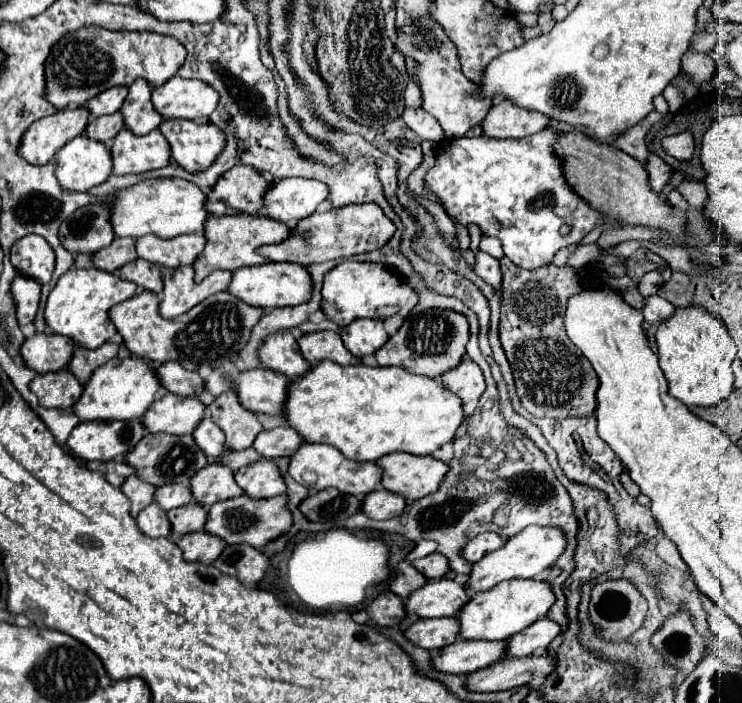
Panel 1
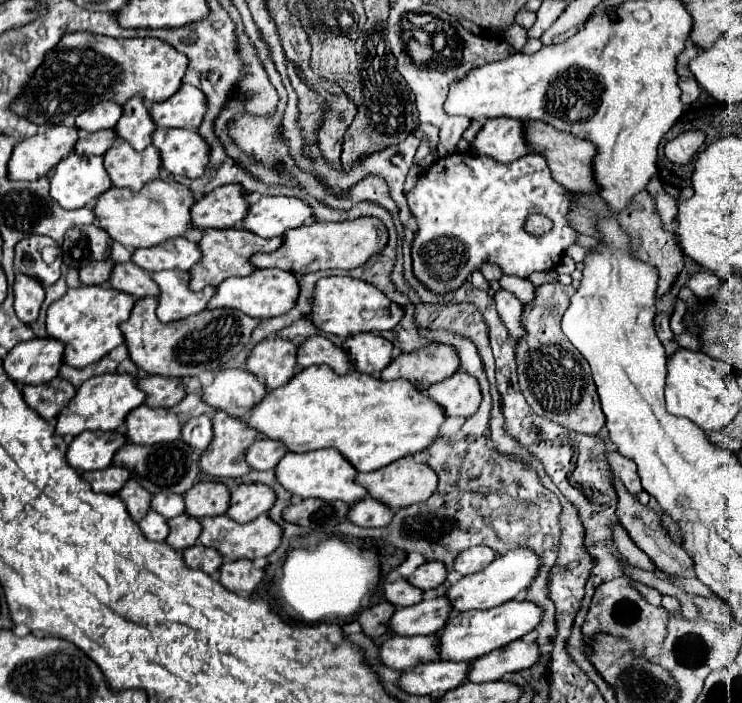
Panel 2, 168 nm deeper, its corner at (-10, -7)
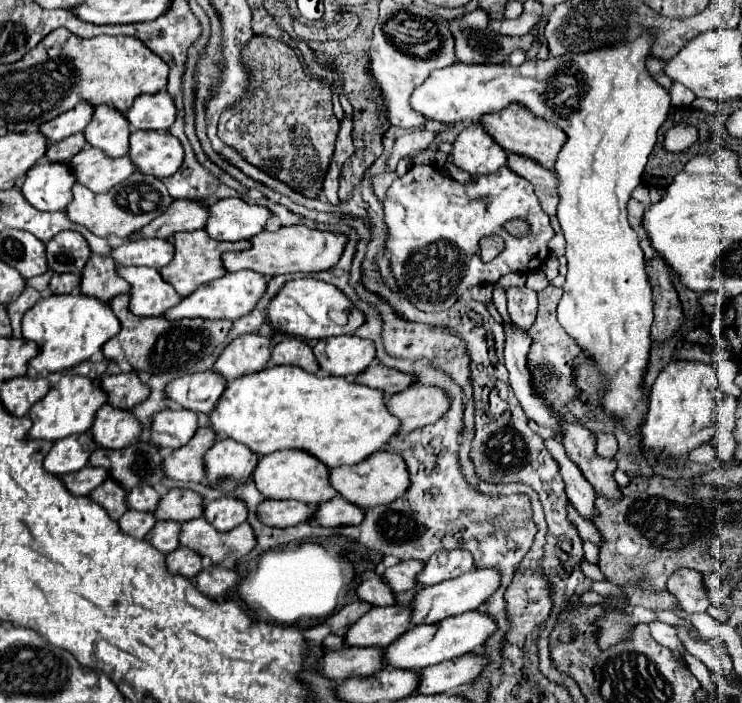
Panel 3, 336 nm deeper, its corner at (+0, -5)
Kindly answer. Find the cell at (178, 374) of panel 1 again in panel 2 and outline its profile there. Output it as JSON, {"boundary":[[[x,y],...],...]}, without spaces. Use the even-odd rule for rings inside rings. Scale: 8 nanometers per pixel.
{"boundary":[[[143,376],[139,378],[139,388],[147,392],[147,402],[171,402],[171,404],[149,404],[153,408],[173,408],[185,396],[185,388],[181,388],[179,378],[165,378],[165,376]]]}

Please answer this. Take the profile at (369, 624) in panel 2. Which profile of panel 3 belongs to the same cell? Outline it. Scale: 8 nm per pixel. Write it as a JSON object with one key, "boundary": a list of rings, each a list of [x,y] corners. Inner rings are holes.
{"boundary":[[[351,602],[351,604],[345,604],[339,612],[331,614],[325,624],[331,628],[331,634],[337,634],[337,636],[343,636],[347,632],[349,626],[353,626],[363,614],[367,614],[371,610],[371,606],[367,602]]]}

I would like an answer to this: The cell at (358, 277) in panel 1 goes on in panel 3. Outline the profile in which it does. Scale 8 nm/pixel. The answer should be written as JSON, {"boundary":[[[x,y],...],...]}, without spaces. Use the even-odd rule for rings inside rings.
{"boundary":[[[299,278],[283,284],[277,296],[271,298],[267,322],[281,334],[293,334],[305,340],[321,340],[345,334],[339,330],[349,330],[349,334],[353,334],[363,324],[363,314],[351,306],[349,298],[333,284],[321,282],[317,278]]]}

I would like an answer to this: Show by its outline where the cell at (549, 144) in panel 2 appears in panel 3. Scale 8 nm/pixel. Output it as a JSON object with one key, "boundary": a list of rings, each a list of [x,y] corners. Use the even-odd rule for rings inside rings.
{"boundary":[[[507,106],[501,112],[485,114],[485,118],[481,118],[481,124],[483,124],[483,130],[487,130],[489,136],[499,146],[503,146],[503,150],[529,156],[549,170],[553,170],[557,154],[565,142],[565,132],[559,126],[553,126],[553,122],[545,122],[543,118],[533,116],[533,112],[525,110],[525,106]]]}

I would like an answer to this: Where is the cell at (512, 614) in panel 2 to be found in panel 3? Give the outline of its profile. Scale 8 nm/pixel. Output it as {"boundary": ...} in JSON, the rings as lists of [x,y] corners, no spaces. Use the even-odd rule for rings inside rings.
{"boundary":[[[475,610],[445,618],[437,624],[419,624],[409,628],[405,634],[401,634],[401,638],[391,642],[383,650],[383,664],[417,672],[417,670],[423,670],[425,666],[433,666],[443,660],[453,660],[469,652],[477,652],[485,644],[487,636],[493,634],[495,630],[497,630],[497,624],[487,614],[475,612]]]}

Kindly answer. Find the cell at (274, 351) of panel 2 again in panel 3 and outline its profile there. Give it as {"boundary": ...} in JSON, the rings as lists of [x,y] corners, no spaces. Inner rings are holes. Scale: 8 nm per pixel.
{"boundary":[[[245,334],[241,338],[235,338],[219,354],[213,368],[227,382],[231,382],[243,374],[263,370],[269,358],[271,358],[271,340],[259,334]]]}

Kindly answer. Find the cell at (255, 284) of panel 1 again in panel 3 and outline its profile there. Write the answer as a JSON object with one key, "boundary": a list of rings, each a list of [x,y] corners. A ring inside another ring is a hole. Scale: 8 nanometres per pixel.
{"boundary":[[[239,270],[225,274],[213,282],[207,282],[199,286],[195,292],[185,296],[173,310],[167,310],[163,316],[169,320],[181,320],[181,318],[205,318],[205,320],[237,320],[245,316],[253,306],[259,302],[267,286],[267,278],[263,274],[257,274],[253,270]]]}

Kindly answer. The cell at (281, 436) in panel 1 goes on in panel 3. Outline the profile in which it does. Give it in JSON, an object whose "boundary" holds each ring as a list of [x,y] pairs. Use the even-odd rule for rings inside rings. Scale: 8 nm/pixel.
{"boundary":[[[217,440],[205,454],[205,486],[231,496],[253,474],[259,456],[241,442]]]}

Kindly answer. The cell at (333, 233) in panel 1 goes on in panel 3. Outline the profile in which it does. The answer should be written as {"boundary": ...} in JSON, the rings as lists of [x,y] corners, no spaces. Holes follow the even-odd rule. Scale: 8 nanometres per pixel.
{"boundary":[[[287,226],[275,232],[263,230],[261,234],[255,234],[249,242],[251,242],[249,250],[223,254],[221,260],[227,272],[255,270],[267,278],[277,274],[293,274],[293,272],[305,272],[305,274],[321,272],[333,268],[339,262],[345,248],[345,236],[311,230],[307,226]]]}

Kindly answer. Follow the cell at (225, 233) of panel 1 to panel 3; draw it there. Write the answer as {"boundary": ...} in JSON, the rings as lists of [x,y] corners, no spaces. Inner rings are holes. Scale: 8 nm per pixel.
{"boundary":[[[195,230],[195,232],[179,232],[173,236],[173,246],[175,246],[175,256],[173,262],[169,262],[169,266],[163,266],[159,272],[165,278],[165,282],[169,282],[177,294],[187,296],[193,290],[197,290],[201,284],[207,284],[215,278],[225,276],[225,268],[221,262],[221,254],[223,252],[239,252],[239,250],[247,250],[251,244],[247,240],[239,240],[239,242],[217,242],[211,240],[205,230]]]}

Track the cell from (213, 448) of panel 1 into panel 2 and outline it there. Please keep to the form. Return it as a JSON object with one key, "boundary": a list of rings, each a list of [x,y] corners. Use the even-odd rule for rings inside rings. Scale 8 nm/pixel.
{"boundary":[[[207,416],[191,418],[183,426],[183,440],[197,450],[207,448],[207,444],[211,442],[211,418],[207,418]]]}

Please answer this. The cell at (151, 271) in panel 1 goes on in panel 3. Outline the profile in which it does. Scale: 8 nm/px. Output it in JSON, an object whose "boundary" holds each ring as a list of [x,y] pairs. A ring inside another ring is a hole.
{"boundary":[[[91,254],[81,272],[81,294],[107,302],[117,294],[129,292],[129,284],[117,276],[117,264],[111,256]]]}

